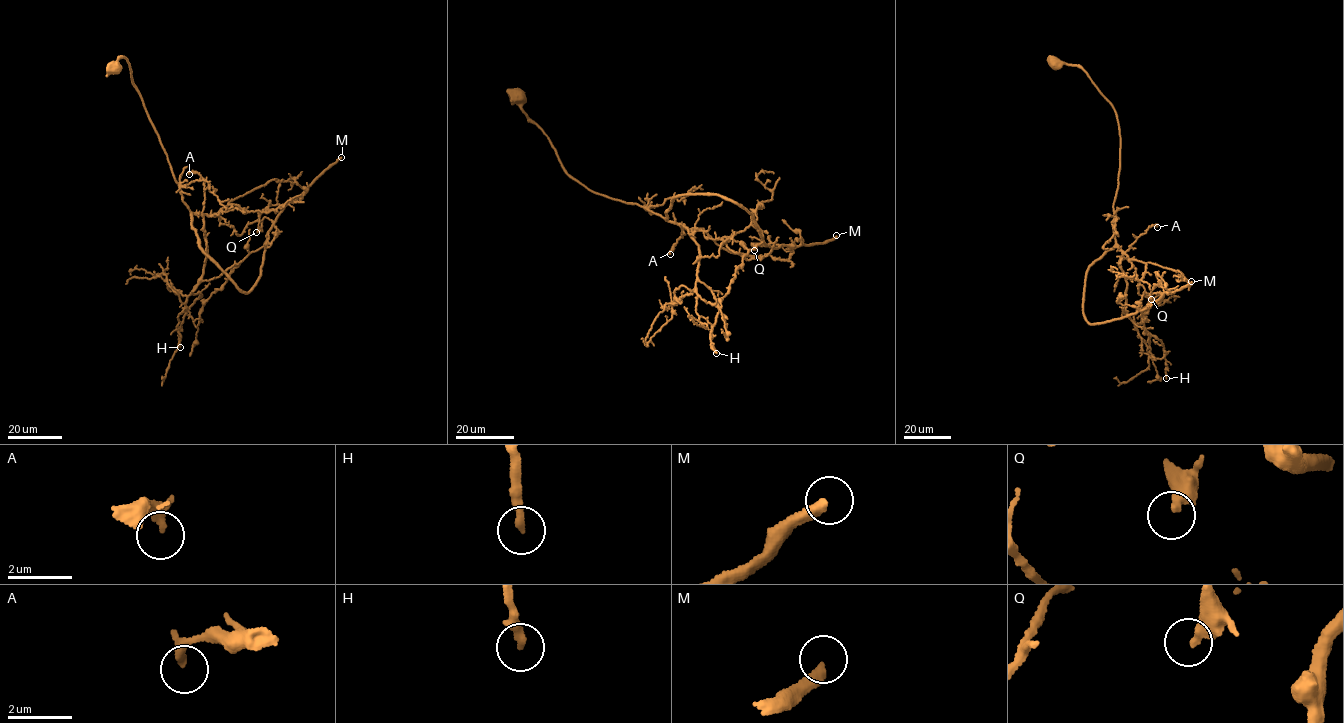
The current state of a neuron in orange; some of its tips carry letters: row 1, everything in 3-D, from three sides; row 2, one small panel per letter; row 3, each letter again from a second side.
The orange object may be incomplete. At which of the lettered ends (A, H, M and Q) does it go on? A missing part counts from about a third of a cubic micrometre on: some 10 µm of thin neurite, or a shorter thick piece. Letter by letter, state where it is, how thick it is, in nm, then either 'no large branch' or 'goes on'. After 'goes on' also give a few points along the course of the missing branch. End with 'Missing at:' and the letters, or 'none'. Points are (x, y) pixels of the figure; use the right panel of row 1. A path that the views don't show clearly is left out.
A: place (1157, 227); calibre 320 nm; no large branch
H: place (1166, 378); calibre 280 nm; no large branch
M: place (1191, 281); calibre 360 nm; goes on
Q: place (1151, 299); calibre 380 nm; no large branch
Missing at: M

